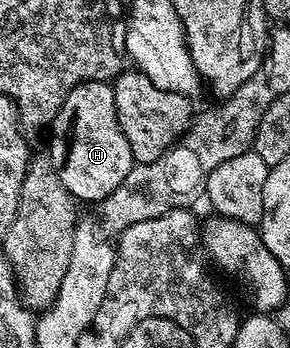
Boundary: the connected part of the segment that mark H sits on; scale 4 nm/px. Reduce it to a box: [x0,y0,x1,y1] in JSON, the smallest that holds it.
[47,81,133,202]

